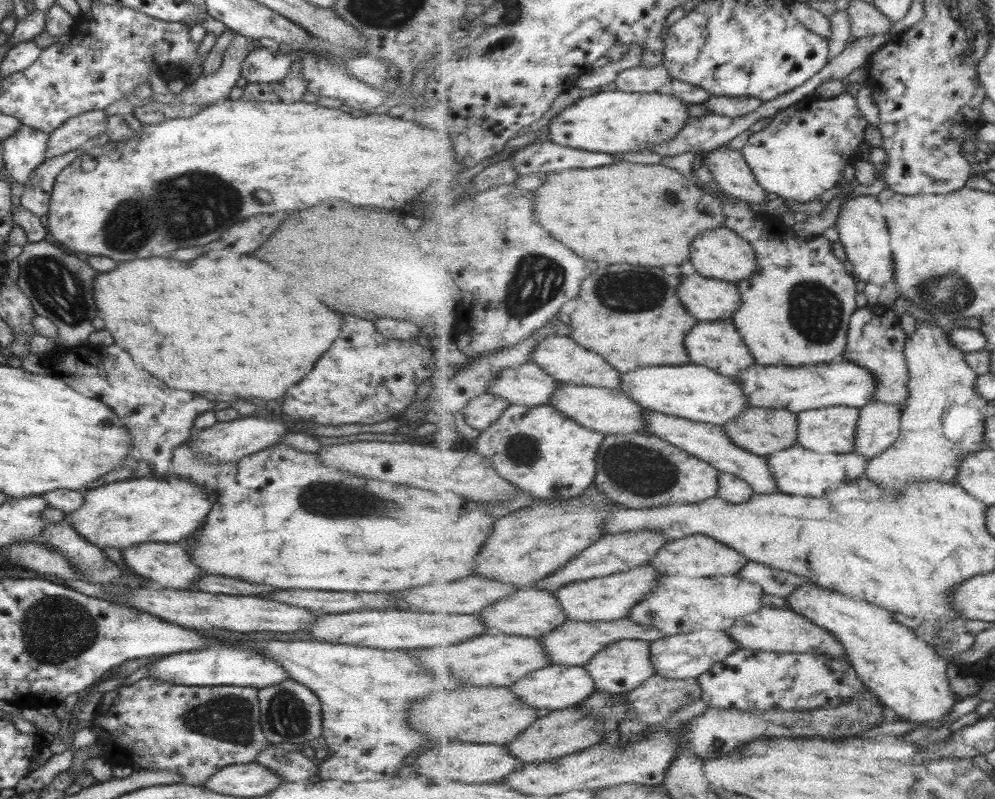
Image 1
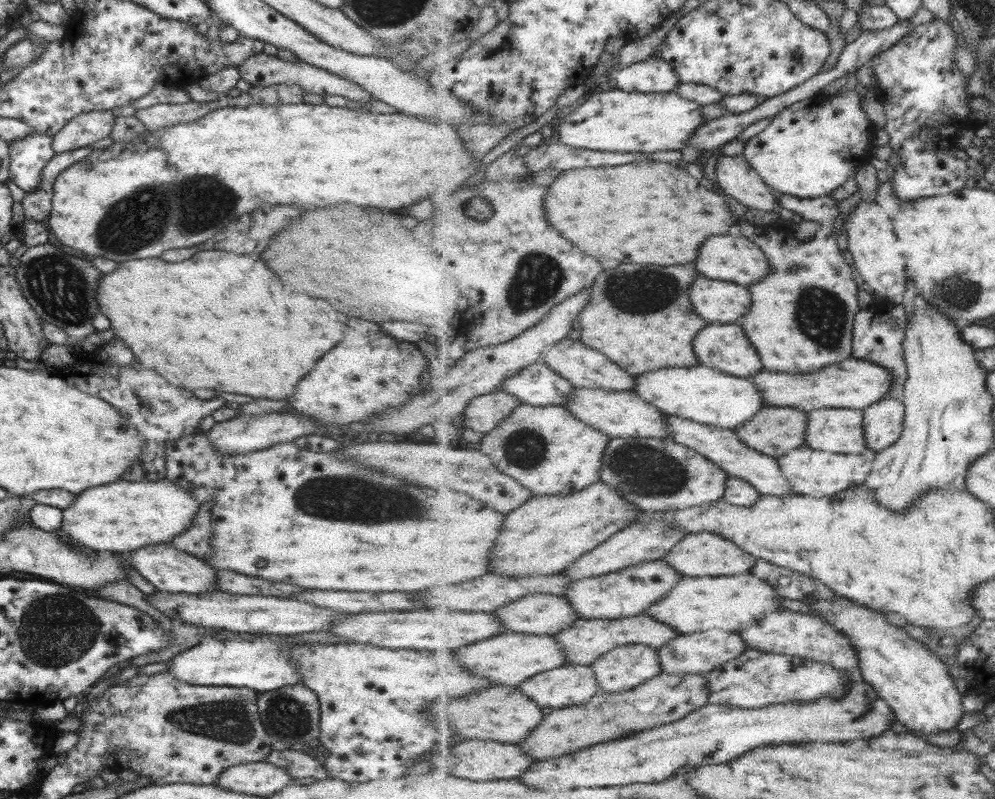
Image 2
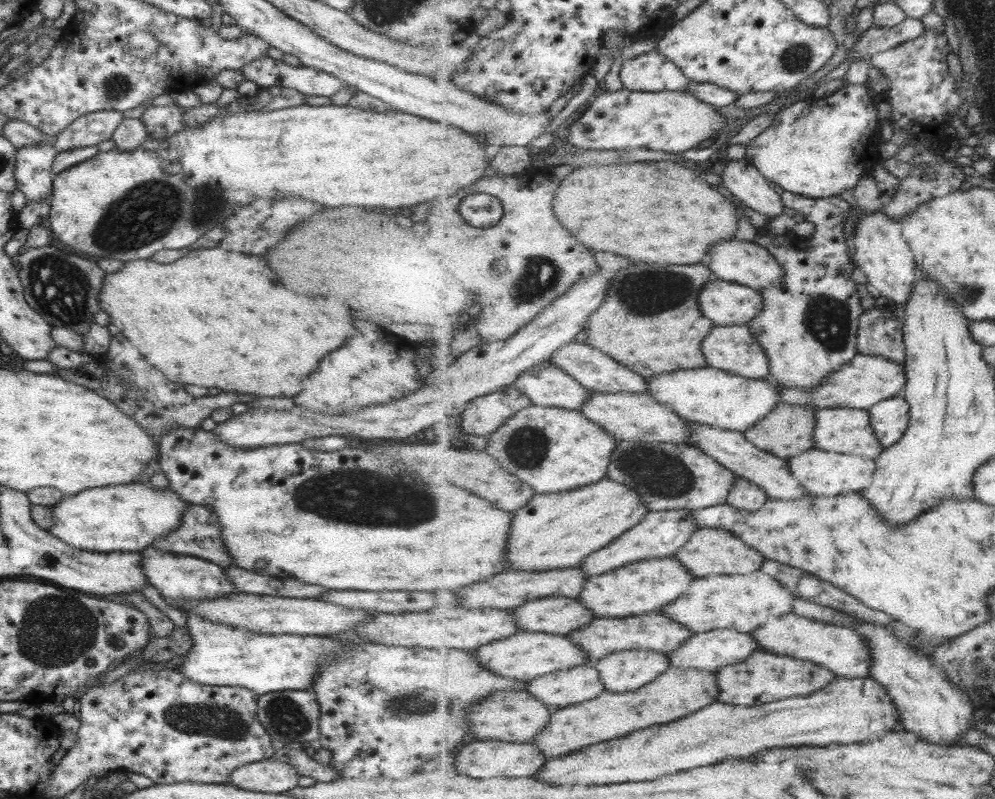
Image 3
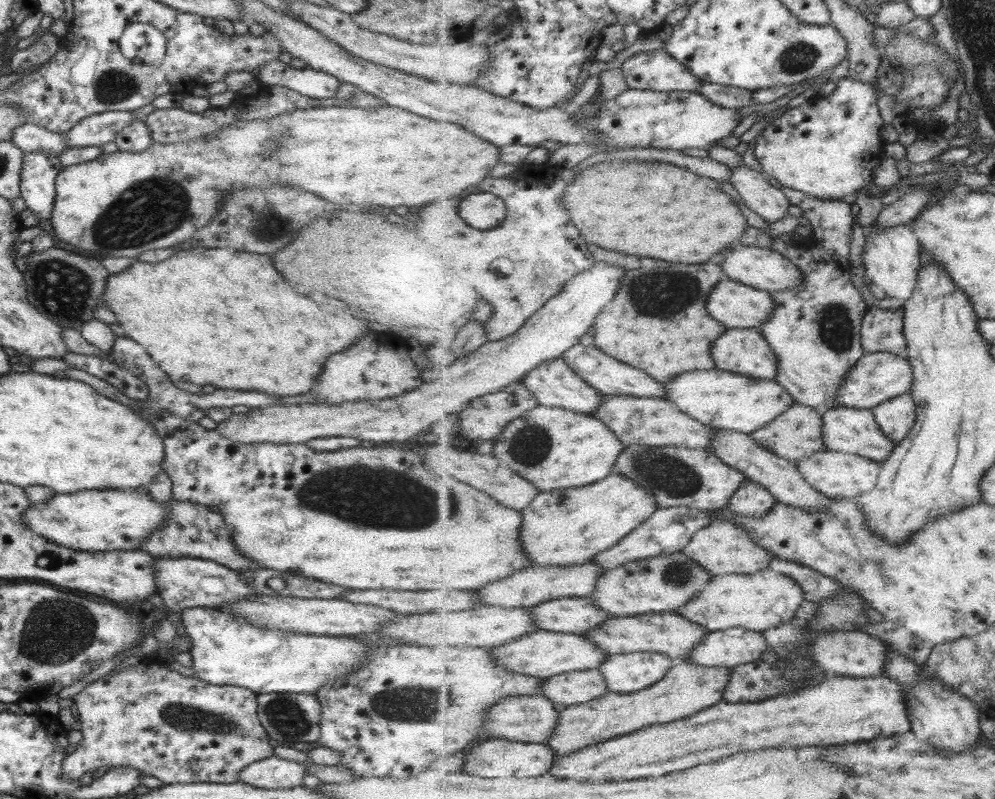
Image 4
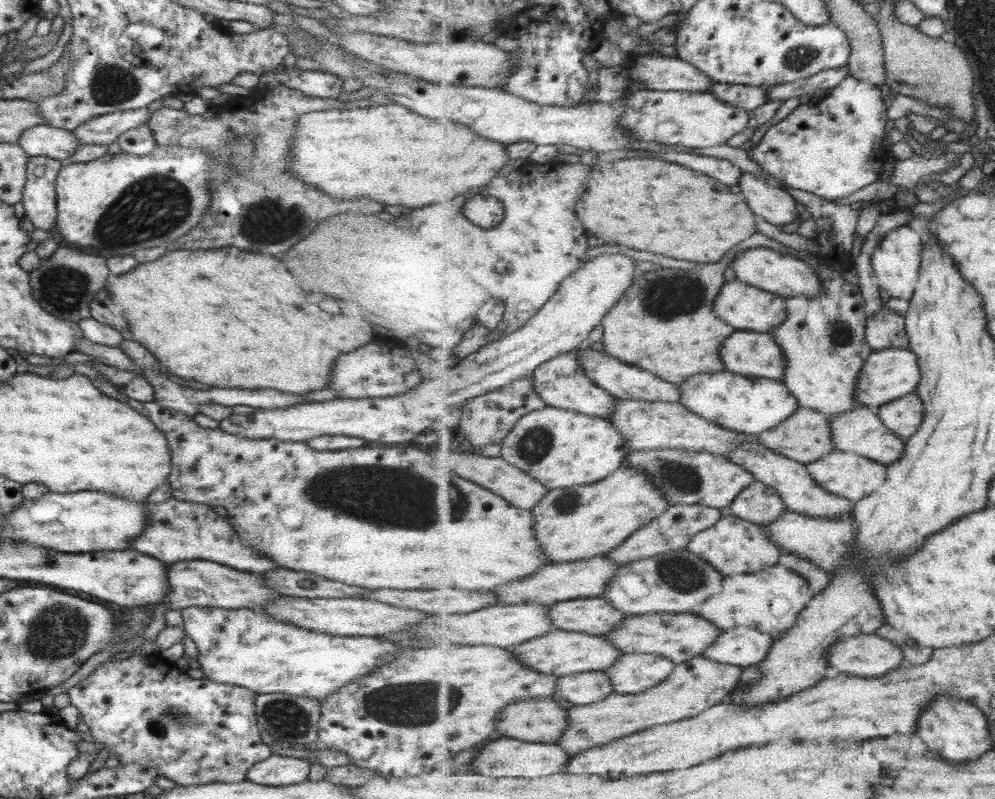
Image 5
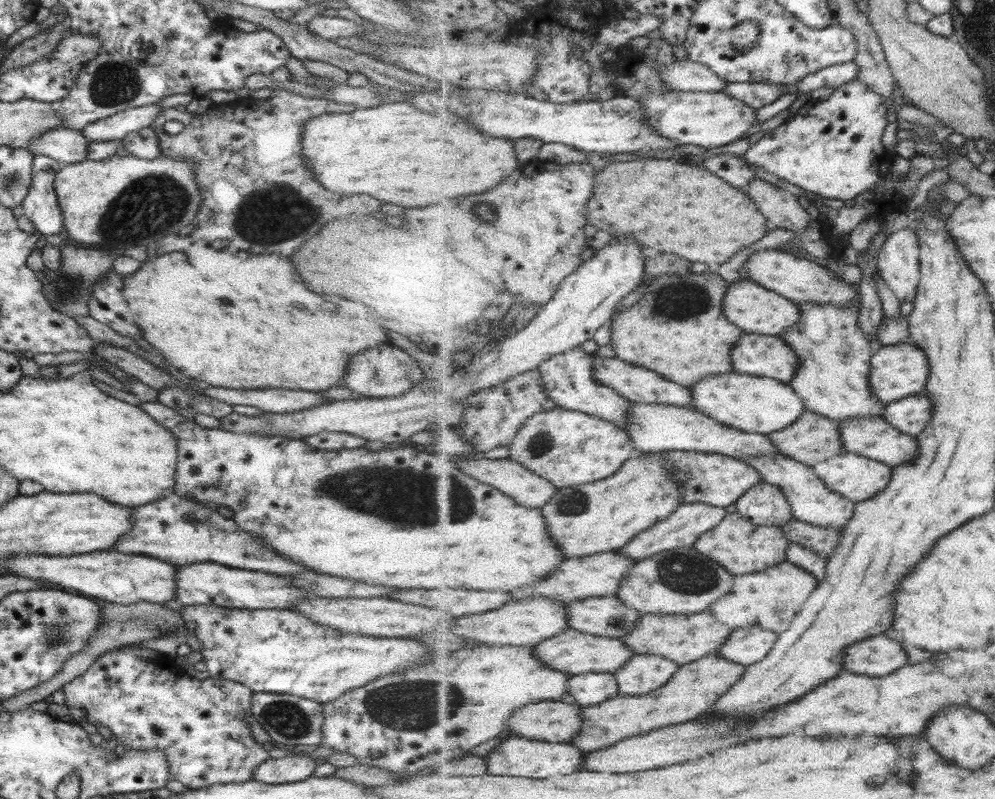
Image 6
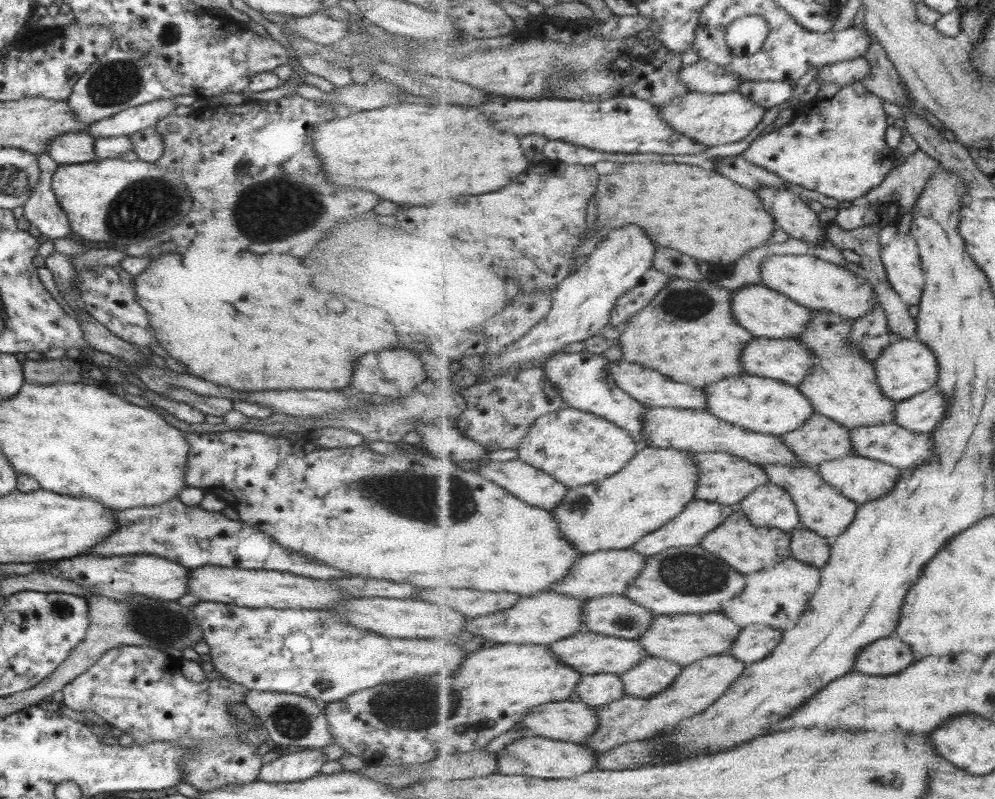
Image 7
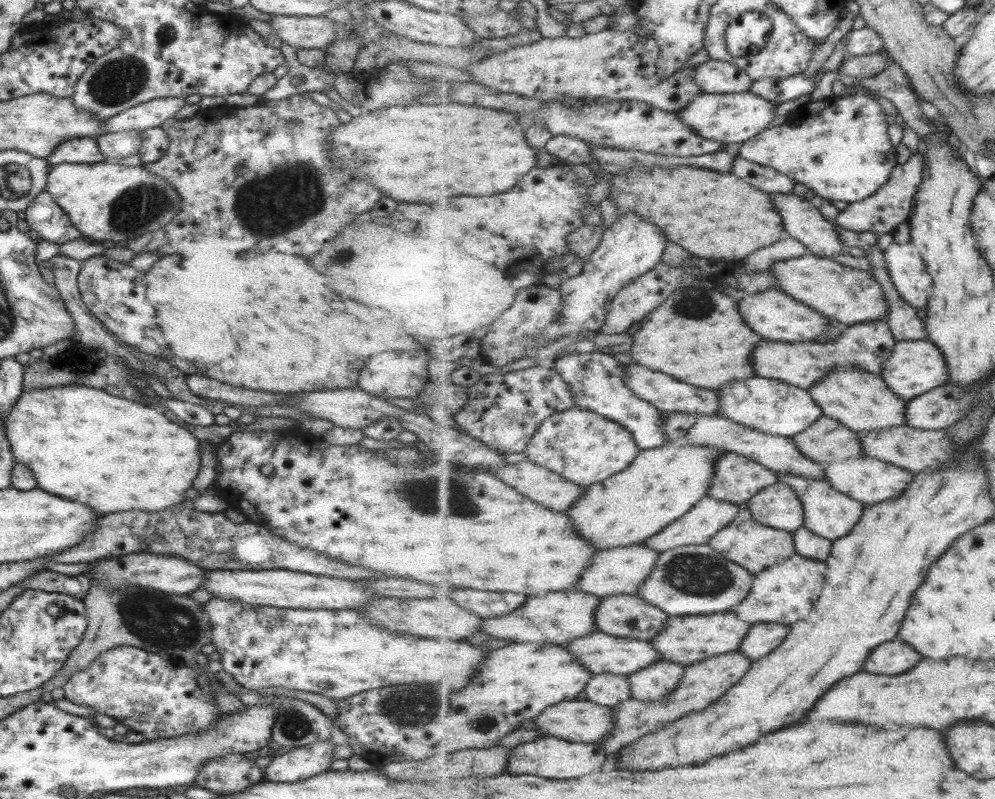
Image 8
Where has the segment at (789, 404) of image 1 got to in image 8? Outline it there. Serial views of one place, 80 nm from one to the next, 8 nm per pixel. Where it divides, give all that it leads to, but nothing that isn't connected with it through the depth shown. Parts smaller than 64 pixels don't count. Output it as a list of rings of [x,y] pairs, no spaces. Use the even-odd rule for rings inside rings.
[[[904,340],[896,344],[881,375],[897,396],[908,400],[947,384],[949,371],[945,355],[936,344],[929,340]]]

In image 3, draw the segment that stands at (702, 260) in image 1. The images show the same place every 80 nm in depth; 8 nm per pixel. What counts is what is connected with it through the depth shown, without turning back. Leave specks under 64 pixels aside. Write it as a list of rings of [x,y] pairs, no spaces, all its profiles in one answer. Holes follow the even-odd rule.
[[[729,239],[717,241],[712,248],[713,250],[709,250],[709,260],[705,263],[712,268],[719,279],[749,285],[751,288],[760,290],[778,285],[785,278],[785,269],[776,256],[756,242]]]

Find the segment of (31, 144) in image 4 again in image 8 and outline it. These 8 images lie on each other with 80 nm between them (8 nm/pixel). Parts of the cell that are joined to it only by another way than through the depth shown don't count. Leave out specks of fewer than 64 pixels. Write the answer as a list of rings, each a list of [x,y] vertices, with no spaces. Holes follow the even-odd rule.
[[[73,137],[69,140],[64,140],[44,160],[52,165],[61,163],[93,164],[105,162],[103,155],[99,153],[96,140],[89,137]]]

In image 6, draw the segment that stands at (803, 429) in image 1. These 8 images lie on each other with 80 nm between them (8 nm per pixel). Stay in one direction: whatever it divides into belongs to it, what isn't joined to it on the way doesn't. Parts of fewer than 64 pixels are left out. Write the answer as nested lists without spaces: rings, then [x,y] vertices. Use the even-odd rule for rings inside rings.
[[[857,417],[840,421],[840,433],[847,451],[879,460],[892,467],[916,459],[919,450],[916,436],[901,432],[883,417]]]

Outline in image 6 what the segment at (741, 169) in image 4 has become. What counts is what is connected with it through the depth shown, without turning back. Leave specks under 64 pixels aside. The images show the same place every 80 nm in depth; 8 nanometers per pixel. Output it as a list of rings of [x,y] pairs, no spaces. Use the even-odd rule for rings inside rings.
[[[765,180],[750,182],[747,192],[773,227],[795,233],[807,230],[813,220],[818,220],[811,218],[811,214],[799,204],[798,196]]]

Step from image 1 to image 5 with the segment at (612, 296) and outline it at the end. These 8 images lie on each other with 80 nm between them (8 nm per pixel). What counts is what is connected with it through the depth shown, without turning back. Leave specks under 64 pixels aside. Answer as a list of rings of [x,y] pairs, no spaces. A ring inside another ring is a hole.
[[[755,232],[747,240],[739,242],[737,247],[731,248],[727,252],[727,257],[716,263],[700,263],[694,269],[671,269],[661,268],[661,270],[651,271],[648,273],[637,272],[633,286],[628,288],[624,298],[617,303],[603,320],[603,336],[601,343],[604,352],[619,360],[625,361],[630,365],[636,365],[642,369],[648,369],[649,372],[655,373],[663,380],[672,381],[673,384],[680,385],[685,379],[692,378],[693,375],[701,373],[714,373],[725,371],[724,360],[720,350],[724,346],[725,339],[728,339],[736,328],[714,311],[714,304],[717,302],[717,296],[721,294],[723,286],[727,284],[725,280],[725,270],[730,266],[733,258],[747,249],[755,247],[768,247],[776,252],[789,253],[799,257],[802,260],[809,258],[809,251],[796,251],[772,238]]]

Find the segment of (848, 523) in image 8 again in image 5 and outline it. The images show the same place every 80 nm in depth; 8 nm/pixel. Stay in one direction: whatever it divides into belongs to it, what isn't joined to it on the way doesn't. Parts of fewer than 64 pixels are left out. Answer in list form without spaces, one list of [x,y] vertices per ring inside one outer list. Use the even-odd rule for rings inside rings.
[[[743,443],[740,447],[733,449],[727,457],[735,464],[747,468],[754,474],[757,481],[776,488],[785,501],[785,505],[795,513],[815,519],[839,519],[845,514],[851,514],[854,510],[855,502],[823,488],[808,472],[805,463],[783,456],[761,443]]]

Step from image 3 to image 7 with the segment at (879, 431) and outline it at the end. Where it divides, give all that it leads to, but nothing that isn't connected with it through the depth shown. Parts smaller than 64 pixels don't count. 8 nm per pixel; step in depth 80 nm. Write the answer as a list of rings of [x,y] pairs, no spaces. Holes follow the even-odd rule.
[[[940,386],[896,404],[895,423],[913,432],[931,433],[948,415],[949,403]]]

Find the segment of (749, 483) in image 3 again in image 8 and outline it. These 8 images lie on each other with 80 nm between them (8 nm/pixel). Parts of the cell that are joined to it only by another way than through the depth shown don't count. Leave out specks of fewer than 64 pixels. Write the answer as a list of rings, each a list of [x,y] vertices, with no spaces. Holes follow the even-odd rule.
[[[784,482],[764,488],[746,503],[753,519],[763,525],[791,533],[805,527],[805,506]]]

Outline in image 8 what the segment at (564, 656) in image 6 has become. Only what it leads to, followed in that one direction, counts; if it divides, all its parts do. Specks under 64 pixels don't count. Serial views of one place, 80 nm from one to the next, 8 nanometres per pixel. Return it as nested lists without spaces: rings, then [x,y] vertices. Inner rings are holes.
[[[595,632],[577,640],[571,640],[566,645],[568,651],[584,664],[595,675],[615,673],[630,675],[642,668],[663,660],[662,654],[653,646],[653,642],[629,639],[628,637],[613,637],[605,632]]]

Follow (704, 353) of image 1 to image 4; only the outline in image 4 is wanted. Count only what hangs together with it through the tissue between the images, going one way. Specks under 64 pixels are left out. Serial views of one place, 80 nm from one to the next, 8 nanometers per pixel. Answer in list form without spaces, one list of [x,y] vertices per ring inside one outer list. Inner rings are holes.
[[[728,328],[713,342],[712,355],[716,360],[717,369],[763,379],[774,379],[778,373],[778,358],[776,358],[769,341],[757,328]]]

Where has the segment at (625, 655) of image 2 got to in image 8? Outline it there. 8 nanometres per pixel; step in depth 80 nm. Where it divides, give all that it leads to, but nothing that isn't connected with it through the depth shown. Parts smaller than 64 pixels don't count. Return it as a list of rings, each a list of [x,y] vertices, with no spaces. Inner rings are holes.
[[[661,660],[628,675],[632,685],[632,698],[644,701],[667,698],[676,691],[685,671],[686,665]]]

